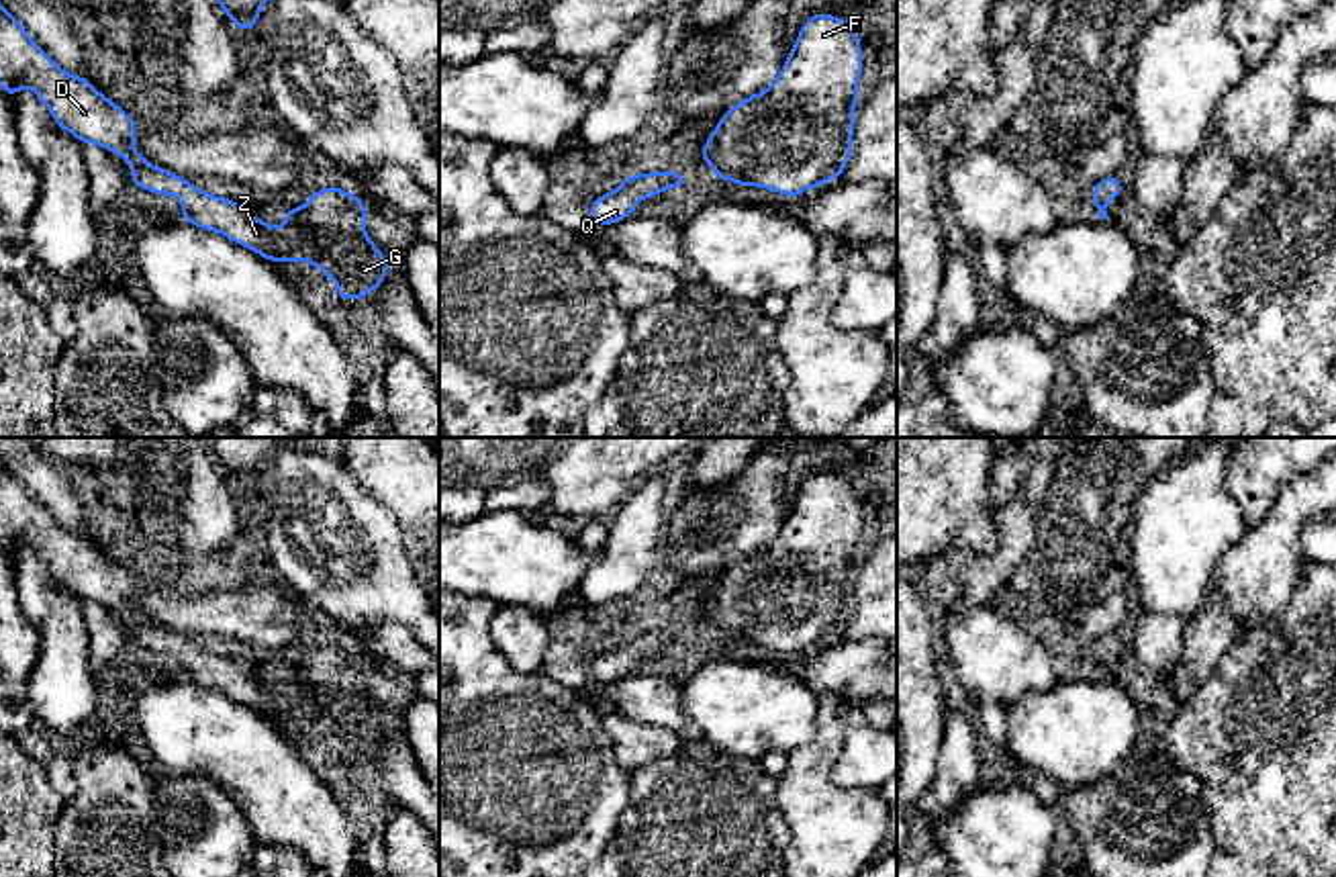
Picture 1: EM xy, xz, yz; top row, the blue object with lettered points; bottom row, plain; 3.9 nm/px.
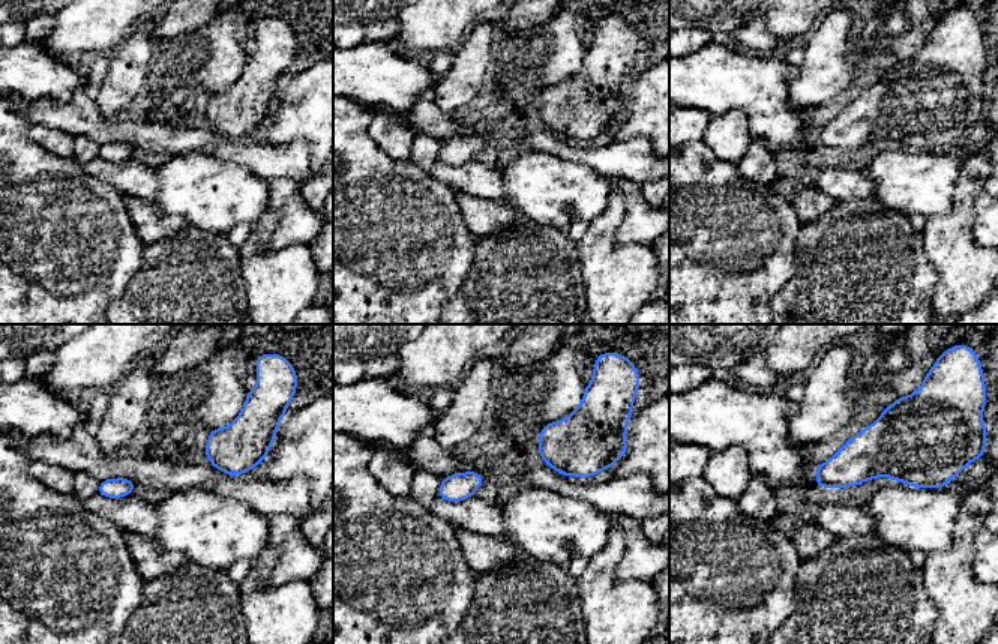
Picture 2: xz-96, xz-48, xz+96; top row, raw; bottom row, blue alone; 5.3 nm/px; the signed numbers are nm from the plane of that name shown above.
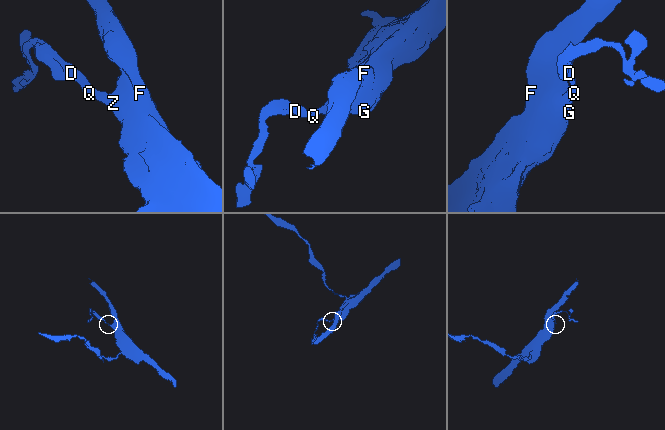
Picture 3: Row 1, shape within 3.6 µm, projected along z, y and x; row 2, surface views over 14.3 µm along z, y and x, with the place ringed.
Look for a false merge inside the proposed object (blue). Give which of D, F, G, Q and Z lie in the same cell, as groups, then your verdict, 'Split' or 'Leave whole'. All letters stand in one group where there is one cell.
Groups: D F G Q Z. Leave whole

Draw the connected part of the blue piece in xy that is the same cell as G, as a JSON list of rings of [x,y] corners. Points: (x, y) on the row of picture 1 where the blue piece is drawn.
[[[0,2],[0,88],[14,98],[22,88],[33,90],[39,100],[49,108],[57,127],[71,133],[80,143],[94,143],[112,153],[118,153],[131,166],[131,182],[141,190],[165,196],[178,196],[182,202],[182,221],[196,225],[204,231],[217,231],[261,258],[272,262],[308,262],[319,268],[337,286],[339,301],[349,303],[376,290],[390,268],[384,253],[366,233],[366,200],[347,194],[339,186],[317,190],[302,206],[284,209],[286,221],[280,227],[255,219],[243,204],[202,192],[196,184],[186,182],[182,176],[153,166],[135,149],[137,125],[135,121],[110,98],[94,88],[94,84],[76,74],[63,72],[45,49],[41,49],[27,29],[8,14]]]

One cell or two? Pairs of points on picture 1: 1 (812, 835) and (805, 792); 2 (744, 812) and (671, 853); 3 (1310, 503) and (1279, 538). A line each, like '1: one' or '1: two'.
1: one
2: one
3: one

